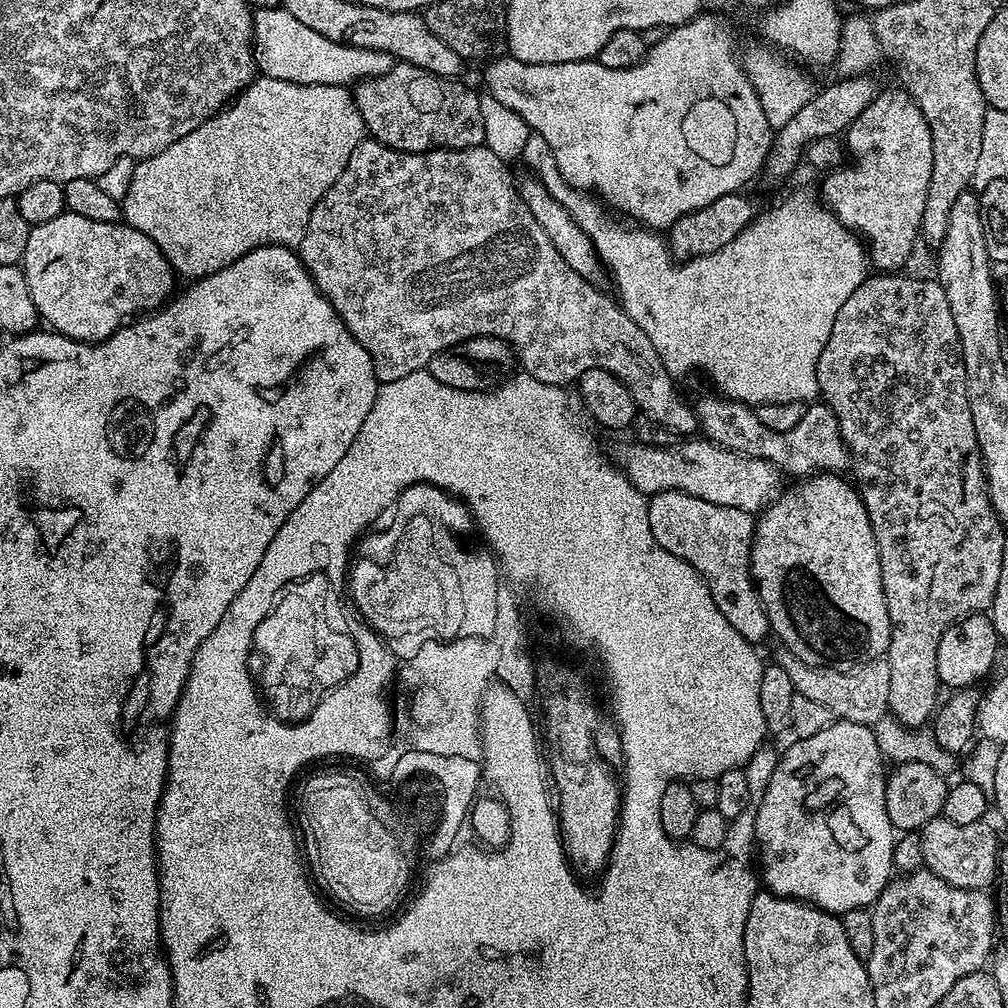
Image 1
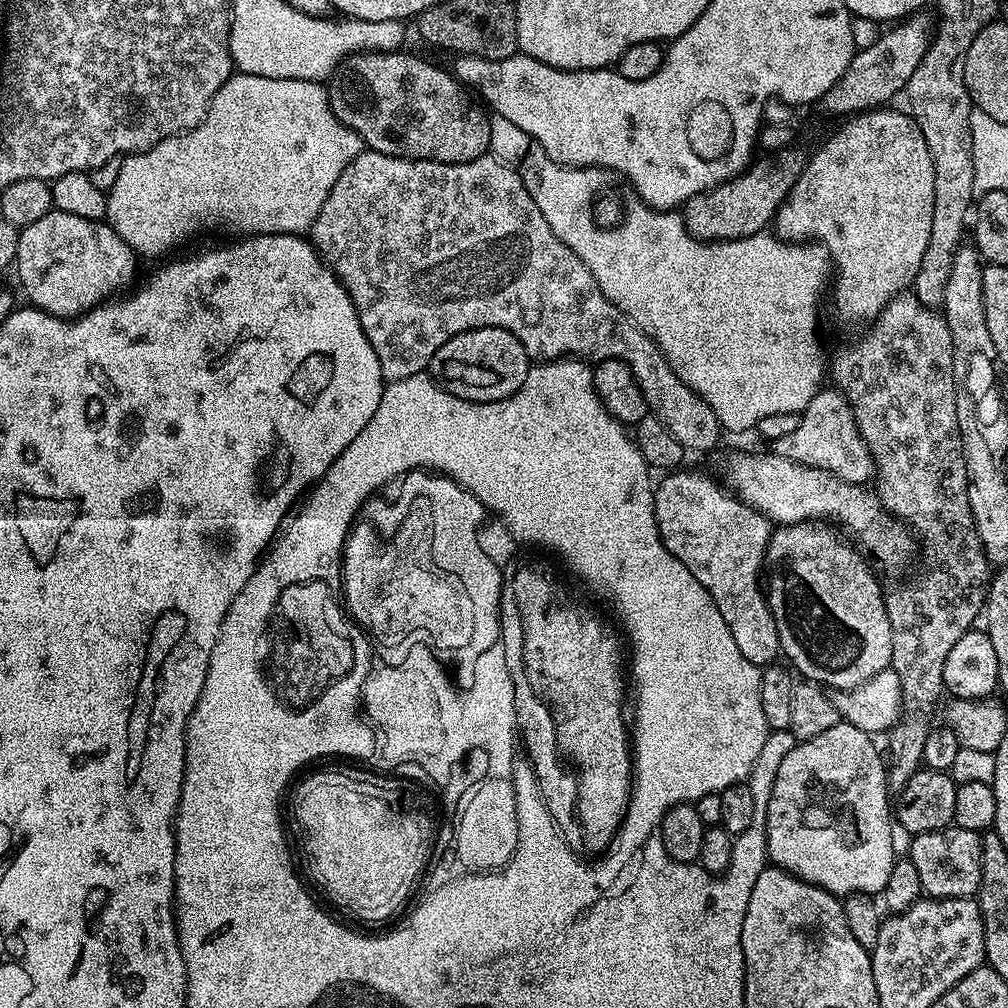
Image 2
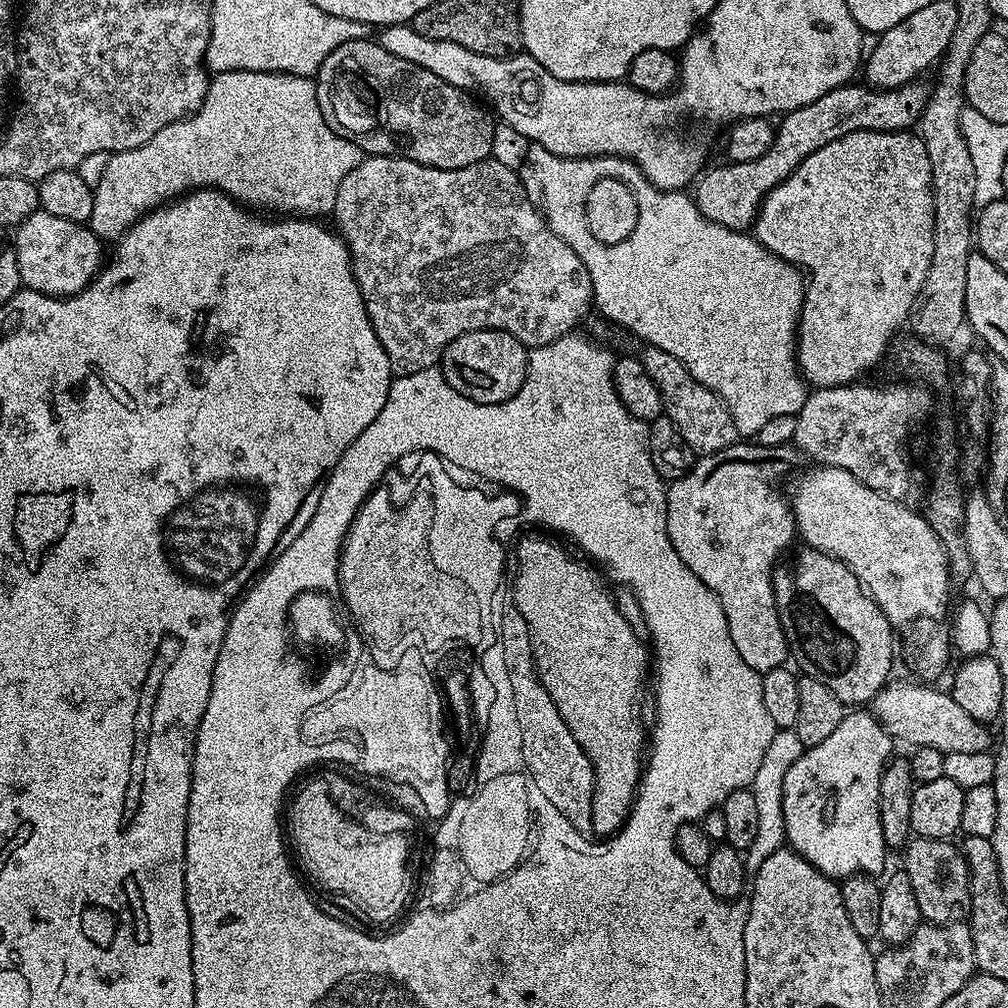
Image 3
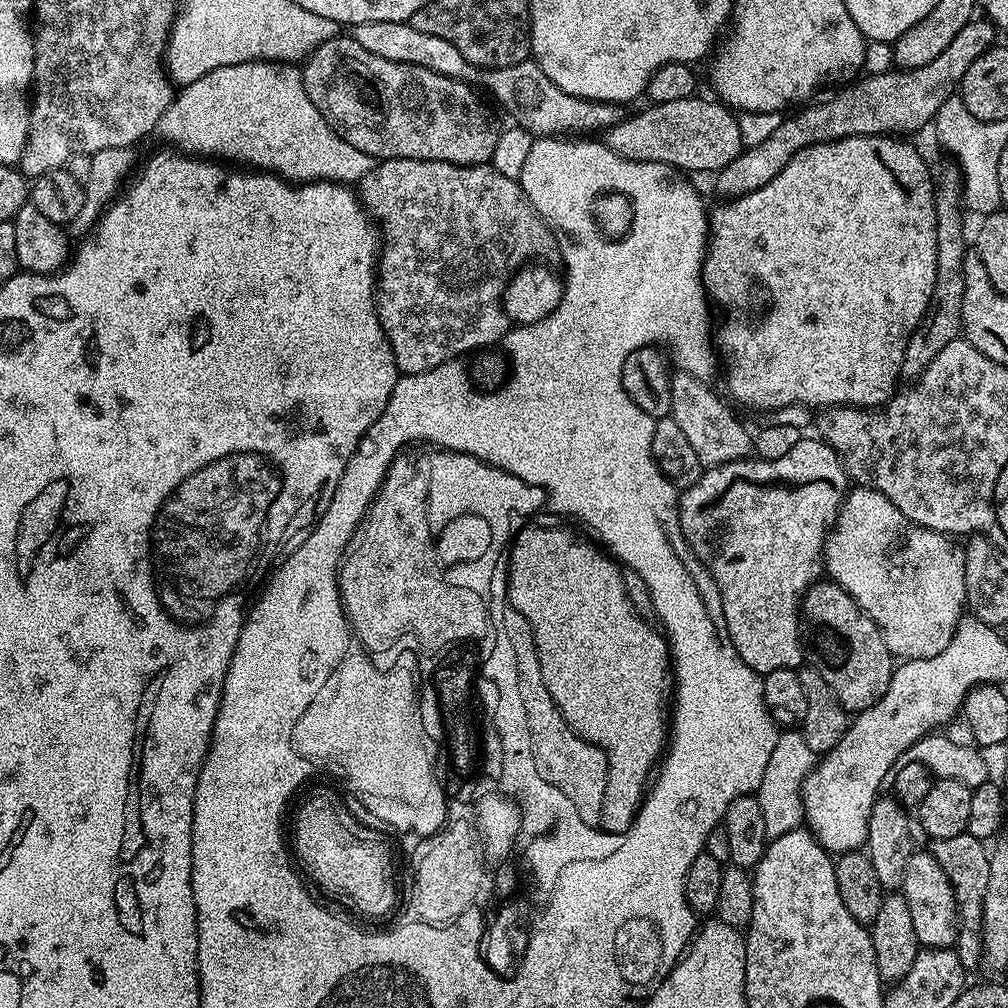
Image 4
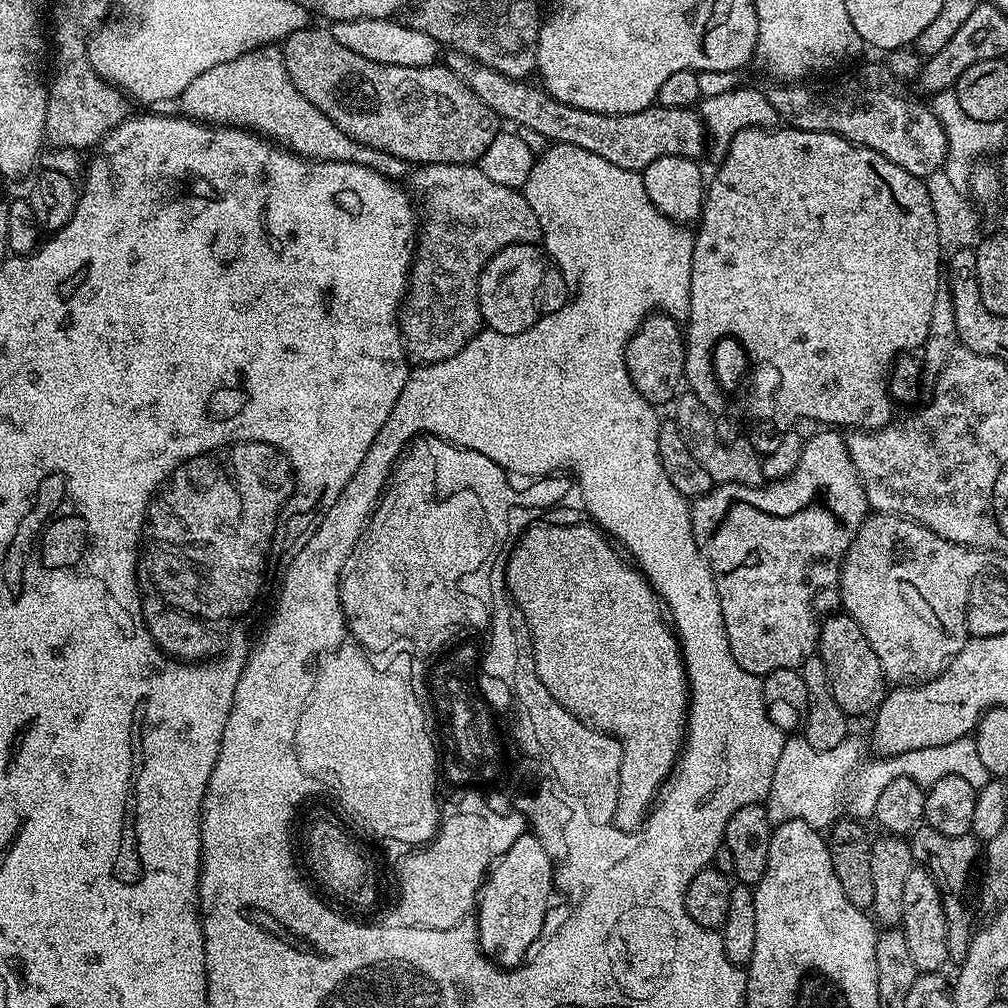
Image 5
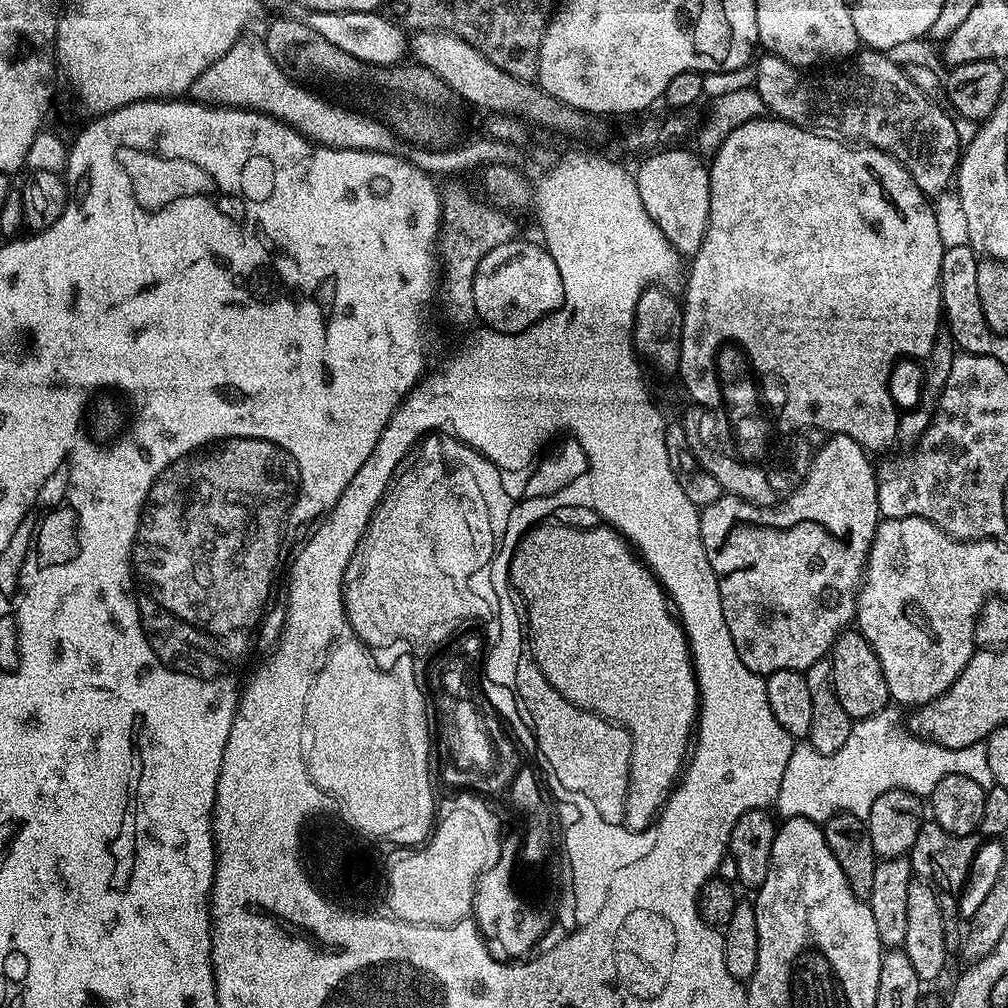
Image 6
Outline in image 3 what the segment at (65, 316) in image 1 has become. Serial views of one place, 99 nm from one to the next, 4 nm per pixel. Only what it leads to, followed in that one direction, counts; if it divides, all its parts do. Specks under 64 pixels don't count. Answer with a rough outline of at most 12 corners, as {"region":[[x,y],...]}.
{"region":[[37,210],[16,225],[20,282],[61,298],[102,267],[88,224]]}

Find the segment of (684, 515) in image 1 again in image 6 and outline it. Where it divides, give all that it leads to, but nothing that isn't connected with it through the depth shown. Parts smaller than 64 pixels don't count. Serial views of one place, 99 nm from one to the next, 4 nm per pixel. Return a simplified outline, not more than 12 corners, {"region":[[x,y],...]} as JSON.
{"region":[[829,435],[784,506],[700,514],[738,658],[804,672],[849,631],[878,472]]}

